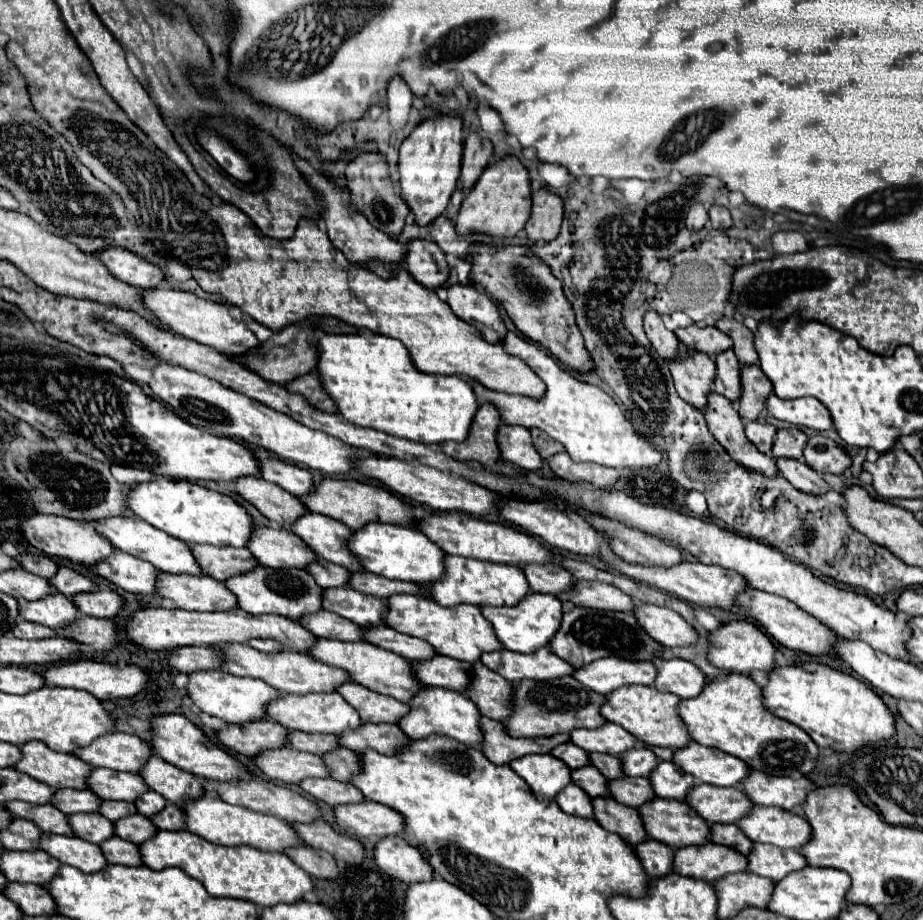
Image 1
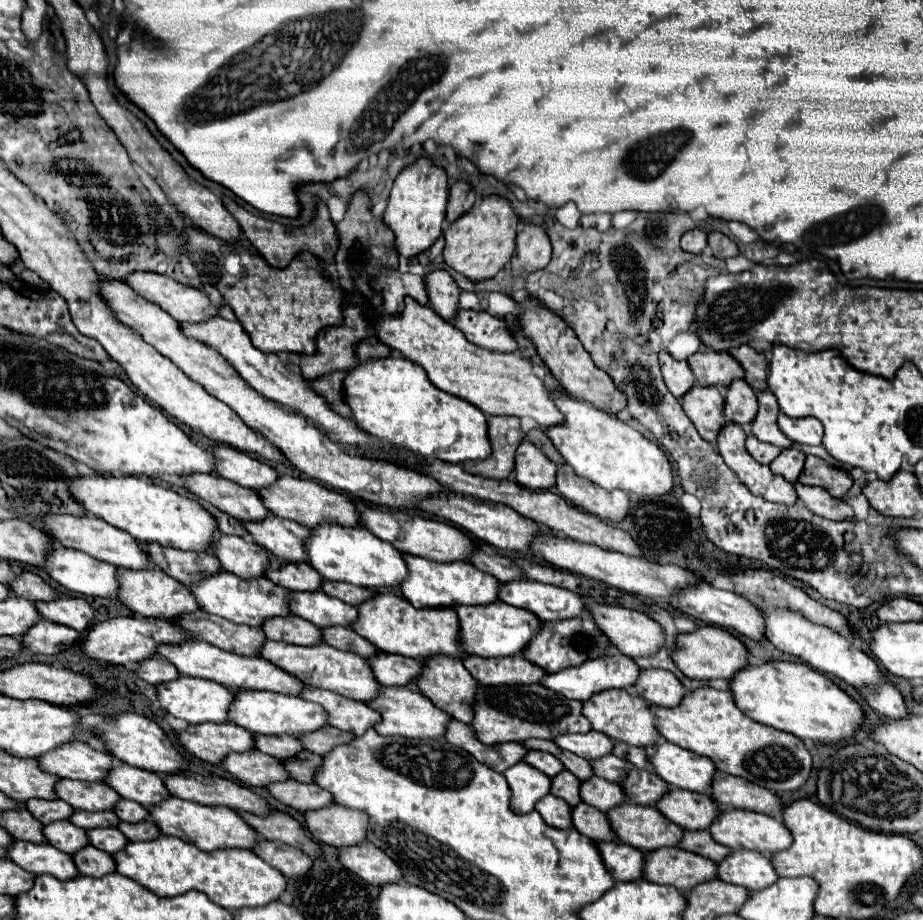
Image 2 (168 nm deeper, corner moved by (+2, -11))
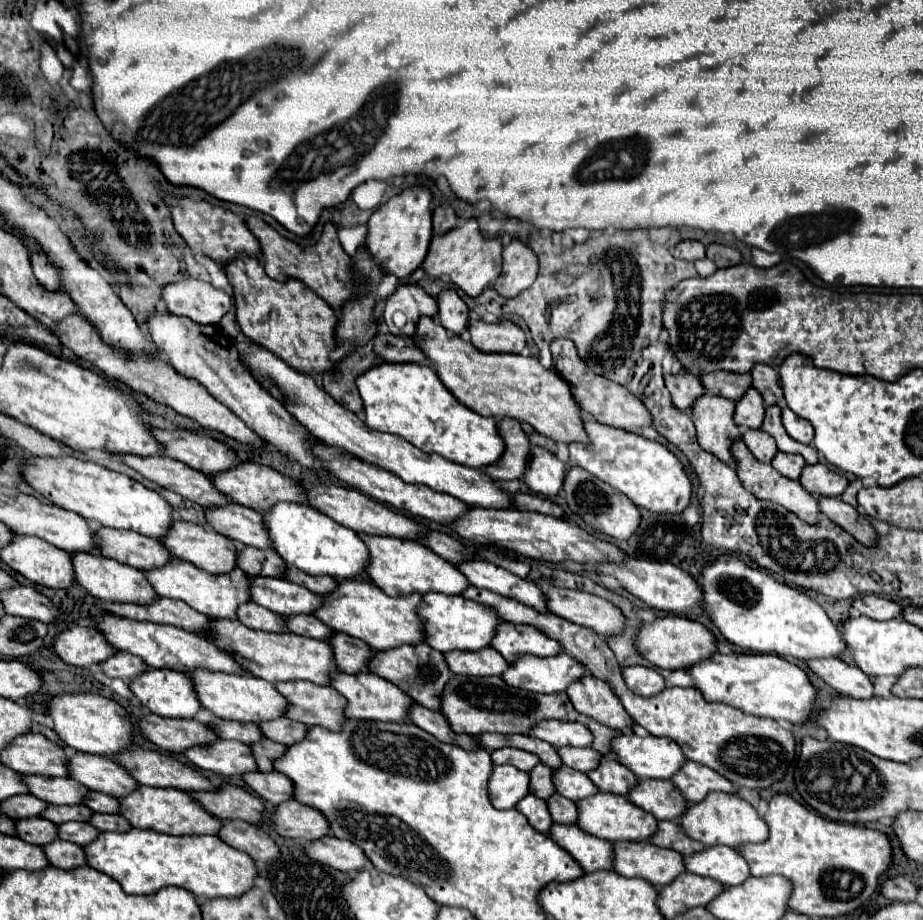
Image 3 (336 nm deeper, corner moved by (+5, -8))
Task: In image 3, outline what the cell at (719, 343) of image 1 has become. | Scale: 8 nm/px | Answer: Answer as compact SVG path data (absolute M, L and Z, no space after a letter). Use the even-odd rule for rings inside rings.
M715 371L715 373L703 373L699 377L701 377L701 385L707 389L709 395L721 395L733 401L737 401L751 385L749 373Z

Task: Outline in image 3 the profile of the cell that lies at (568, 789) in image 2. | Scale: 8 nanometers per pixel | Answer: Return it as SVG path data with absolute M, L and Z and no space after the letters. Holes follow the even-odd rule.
M541 763L541 765L537 765L529 775L531 775L529 793L537 795L537 797L541 797L541 799L549 799L551 793L555 793L553 779L551 779L551 775L553 775L551 767L547 767L547 765Z

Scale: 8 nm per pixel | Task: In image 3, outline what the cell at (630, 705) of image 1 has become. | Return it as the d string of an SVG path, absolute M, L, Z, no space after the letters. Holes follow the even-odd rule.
M587 675L583 677L583 681L571 685L571 689L567 689L567 695L581 715L595 719L609 729L631 731L631 727L635 725L613 689L609 689L605 681L593 675Z

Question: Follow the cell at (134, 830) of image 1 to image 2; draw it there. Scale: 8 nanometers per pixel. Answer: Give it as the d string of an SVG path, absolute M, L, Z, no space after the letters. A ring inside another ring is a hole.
M92 828L86 830L86 836L90 836L90 846L98 850L106 850L108 854L122 850L128 842L118 828Z

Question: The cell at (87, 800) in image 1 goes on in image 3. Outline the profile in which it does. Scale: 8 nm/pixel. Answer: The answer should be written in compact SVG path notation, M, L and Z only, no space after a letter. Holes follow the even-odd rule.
M15 795L1 803L1 811L13 819L27 819L27 817L41 817L47 809L47 803L35 795Z

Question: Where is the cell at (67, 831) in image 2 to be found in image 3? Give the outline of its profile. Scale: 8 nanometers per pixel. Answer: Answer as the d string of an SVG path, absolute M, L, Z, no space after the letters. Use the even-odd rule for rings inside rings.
M33 817L25 821L17 821L17 837L33 845L49 845L59 839L59 827L43 817Z

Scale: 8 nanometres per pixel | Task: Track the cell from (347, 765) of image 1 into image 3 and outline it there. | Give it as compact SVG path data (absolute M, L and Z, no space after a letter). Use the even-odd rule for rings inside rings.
M261 741L259 745L251 745L253 753L255 753L255 759L259 759L259 771L267 773L267 771L273 771L273 763L275 759L283 757L285 751L287 751L287 745L281 745L281 743L275 743L275 741Z

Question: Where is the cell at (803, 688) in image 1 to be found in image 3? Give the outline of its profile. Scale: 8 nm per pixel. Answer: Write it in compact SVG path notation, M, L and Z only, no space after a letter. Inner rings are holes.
M717 653L711 659L691 667L689 673L695 679L695 687L703 693L707 701L719 701L737 707L747 715L767 717L775 721L783 719L793 725L803 725L809 723L815 713L815 699L819 695L817 687L809 681L807 673L801 667L785 661L779 655Z

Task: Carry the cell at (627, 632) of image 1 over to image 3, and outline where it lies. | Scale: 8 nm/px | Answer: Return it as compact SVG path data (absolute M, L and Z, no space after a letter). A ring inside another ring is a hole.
M501 623L491 647L495 647L509 663L515 663L521 655L553 657L563 651L559 641L547 637L533 625L519 623Z

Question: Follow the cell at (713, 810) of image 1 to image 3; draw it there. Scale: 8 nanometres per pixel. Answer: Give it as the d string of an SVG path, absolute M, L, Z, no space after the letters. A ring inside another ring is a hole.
M643 779L627 795L627 799L659 821L679 821L679 817L683 817L683 813L687 811L687 799L671 781Z

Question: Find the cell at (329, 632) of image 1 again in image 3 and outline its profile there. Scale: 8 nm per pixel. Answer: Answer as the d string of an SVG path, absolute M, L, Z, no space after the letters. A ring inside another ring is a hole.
M257 603L251 605L243 605L243 609L239 609L239 621L251 629L259 629L259 631L271 631L271 633L285 633L287 623L285 617L279 613L273 613Z

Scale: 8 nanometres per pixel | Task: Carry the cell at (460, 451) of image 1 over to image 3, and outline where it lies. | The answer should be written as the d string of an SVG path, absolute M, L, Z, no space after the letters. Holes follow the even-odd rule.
M501 419L497 423L497 433L505 443L505 451L497 463L487 465L481 471L493 477L493 481L521 479L529 457L529 447L531 447L527 435L523 433L519 421L515 419Z

